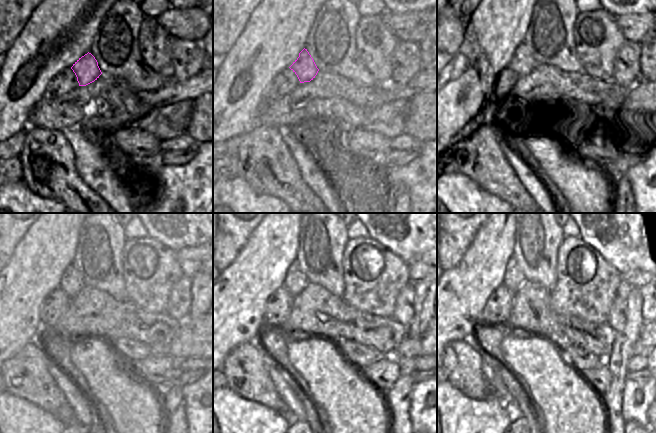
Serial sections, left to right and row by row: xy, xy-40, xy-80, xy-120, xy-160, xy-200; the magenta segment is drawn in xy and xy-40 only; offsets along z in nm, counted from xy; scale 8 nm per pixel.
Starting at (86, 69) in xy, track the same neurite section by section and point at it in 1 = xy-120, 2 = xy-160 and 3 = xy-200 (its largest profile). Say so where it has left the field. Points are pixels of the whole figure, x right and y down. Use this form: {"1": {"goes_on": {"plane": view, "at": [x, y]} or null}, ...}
{"1": {"goes_on": {"plane": "xy-120", "at": [71, 282]}}, "2": {"goes_on": {"plane": "xy-160", "at": [295, 281]}}, "3": {"goes_on": {"plane": "xy-200", "at": [514, 278]}}}

